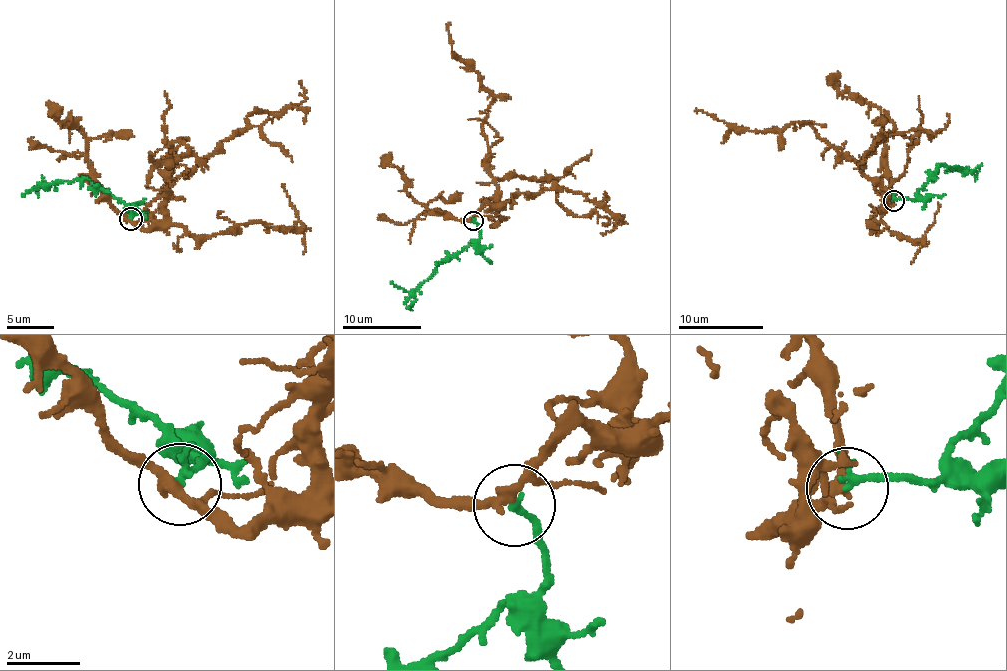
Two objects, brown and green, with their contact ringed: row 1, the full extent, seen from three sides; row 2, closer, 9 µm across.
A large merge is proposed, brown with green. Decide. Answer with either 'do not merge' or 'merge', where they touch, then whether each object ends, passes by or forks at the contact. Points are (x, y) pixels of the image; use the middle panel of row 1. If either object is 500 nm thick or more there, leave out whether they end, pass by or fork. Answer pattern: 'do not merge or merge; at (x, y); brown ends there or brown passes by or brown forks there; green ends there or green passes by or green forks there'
merge; at (473, 221); brown forks there; green ends there

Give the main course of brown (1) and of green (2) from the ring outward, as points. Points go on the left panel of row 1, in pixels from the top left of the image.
1: (128, 218), (148, 230), (164, 220), (169, 145), (181, 140), (189, 151), (156, 165), (150, 160), (155, 154)
2: (131, 218), (134, 212), (87, 179), (76, 178), (43, 186), (22, 196)

